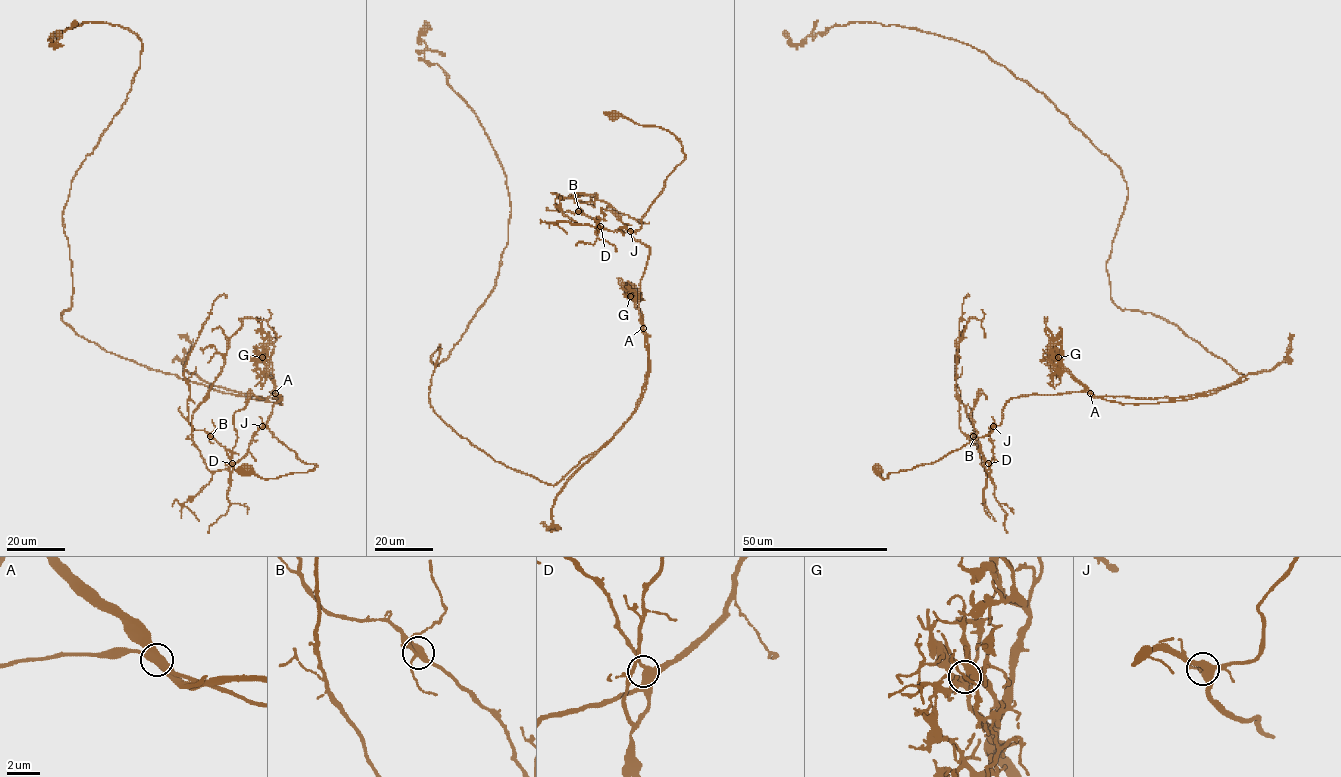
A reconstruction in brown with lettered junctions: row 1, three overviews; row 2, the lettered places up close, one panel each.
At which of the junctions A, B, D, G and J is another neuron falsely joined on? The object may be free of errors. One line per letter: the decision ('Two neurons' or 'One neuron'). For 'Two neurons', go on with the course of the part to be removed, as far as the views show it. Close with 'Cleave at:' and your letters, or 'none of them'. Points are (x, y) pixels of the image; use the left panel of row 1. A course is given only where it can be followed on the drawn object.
A: Two neurons. Course of the part to remove: (275, 393), (275, 396), (280, 396), (278, 399), (227, 390), (186, 371), (184, 361), (191, 343), (178, 334)
B: One neuron
D: One neuron
G: One neuron
J: One neuron
Cleave at: A

